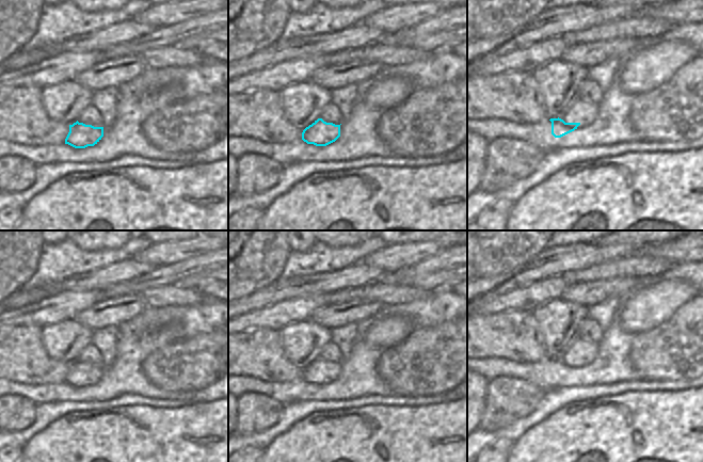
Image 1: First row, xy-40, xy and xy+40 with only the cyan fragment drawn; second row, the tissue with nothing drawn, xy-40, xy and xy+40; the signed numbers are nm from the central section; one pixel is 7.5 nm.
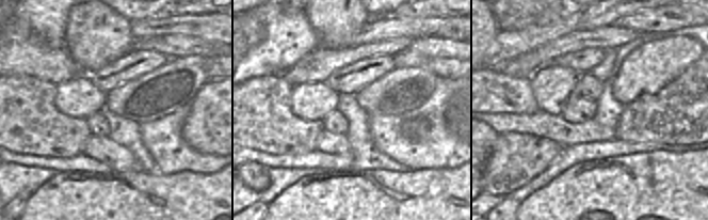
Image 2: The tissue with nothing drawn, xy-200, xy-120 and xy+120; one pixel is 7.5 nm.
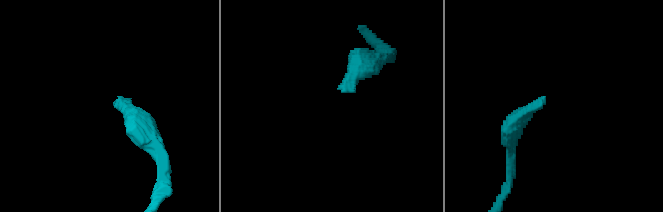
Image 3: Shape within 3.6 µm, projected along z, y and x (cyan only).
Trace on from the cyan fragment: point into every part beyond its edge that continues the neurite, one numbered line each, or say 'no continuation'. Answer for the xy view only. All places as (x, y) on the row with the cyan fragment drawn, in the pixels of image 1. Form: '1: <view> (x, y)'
no continuation

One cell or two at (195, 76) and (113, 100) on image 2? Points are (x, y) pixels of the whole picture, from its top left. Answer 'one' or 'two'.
one

